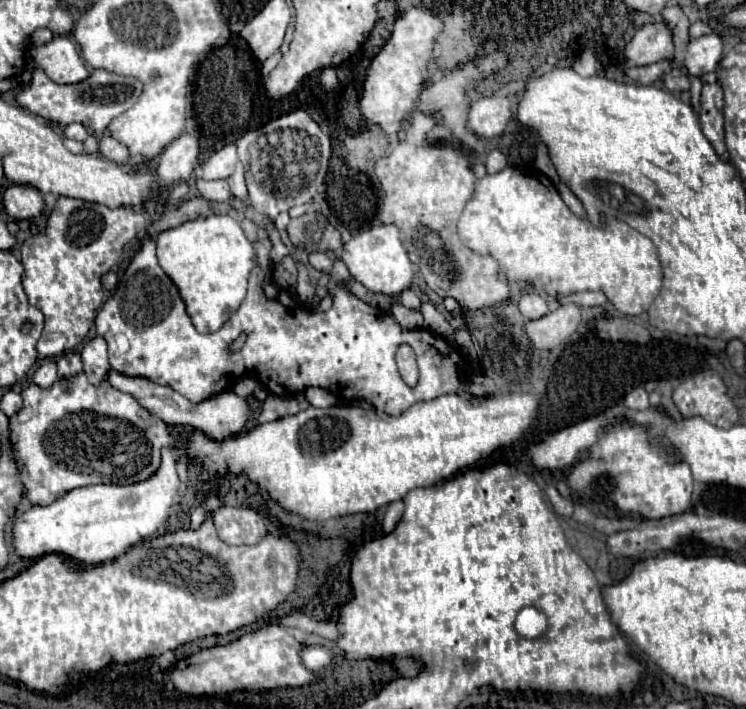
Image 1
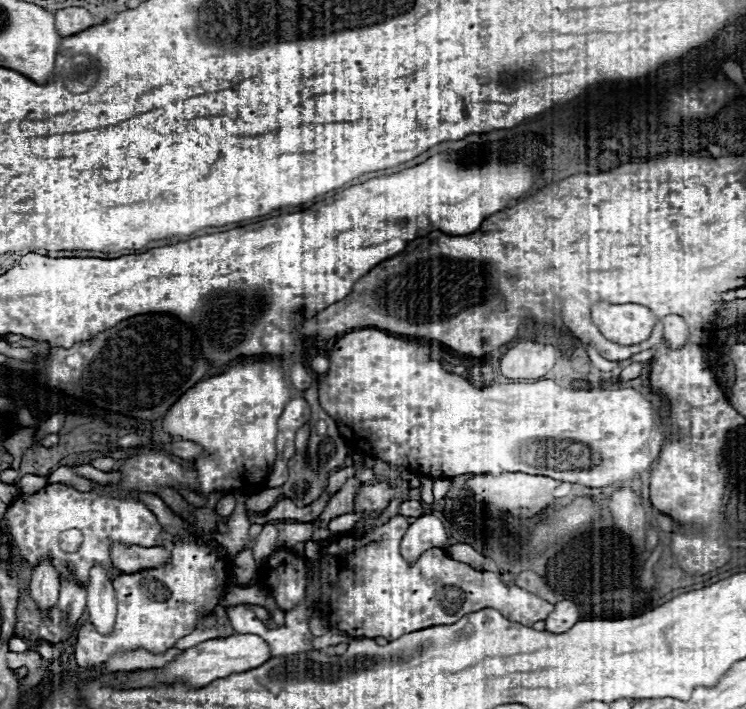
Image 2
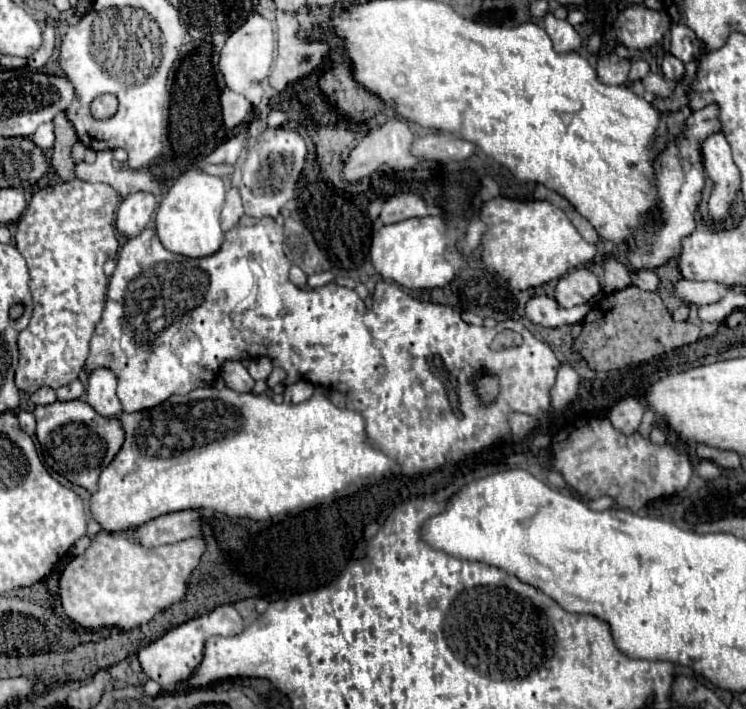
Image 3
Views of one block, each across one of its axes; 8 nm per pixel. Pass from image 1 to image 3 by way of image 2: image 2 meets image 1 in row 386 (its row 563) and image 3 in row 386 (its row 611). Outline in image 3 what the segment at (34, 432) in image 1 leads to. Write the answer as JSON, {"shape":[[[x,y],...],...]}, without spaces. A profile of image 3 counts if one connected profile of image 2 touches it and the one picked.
{"shape":[[[48,386],[38,388],[30,400],[34,404],[48,404],[36,406],[36,438],[40,442],[44,462],[58,472],[60,476],[68,478],[72,484],[86,488],[88,492],[96,490],[96,482],[100,472],[114,460],[122,442],[126,438],[122,424],[118,418],[102,418],[88,402],[84,400],[70,400],[70,402],[54,402],[56,392]]]}

